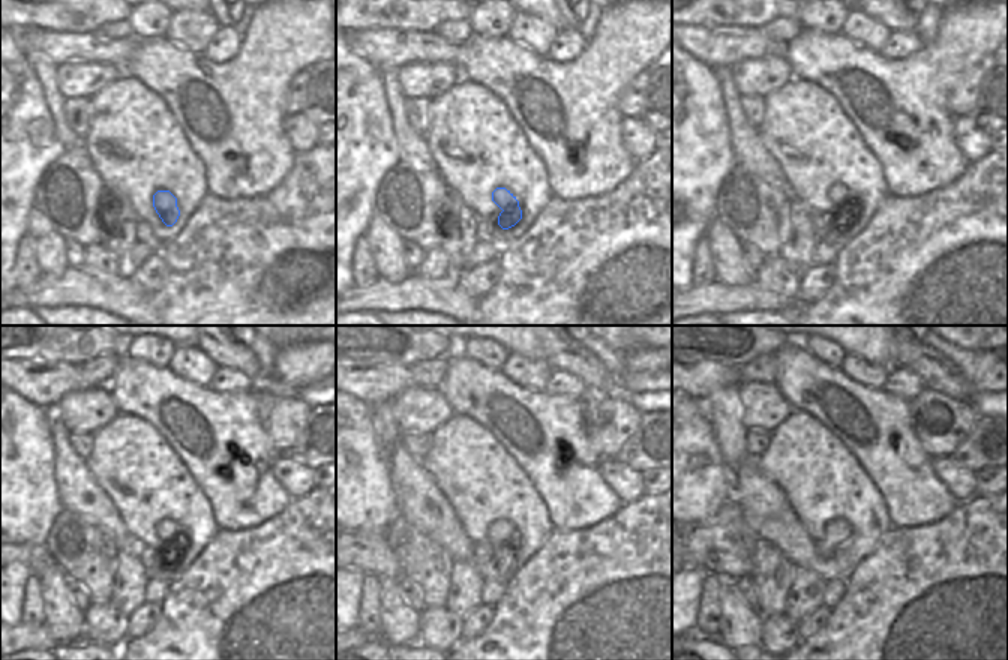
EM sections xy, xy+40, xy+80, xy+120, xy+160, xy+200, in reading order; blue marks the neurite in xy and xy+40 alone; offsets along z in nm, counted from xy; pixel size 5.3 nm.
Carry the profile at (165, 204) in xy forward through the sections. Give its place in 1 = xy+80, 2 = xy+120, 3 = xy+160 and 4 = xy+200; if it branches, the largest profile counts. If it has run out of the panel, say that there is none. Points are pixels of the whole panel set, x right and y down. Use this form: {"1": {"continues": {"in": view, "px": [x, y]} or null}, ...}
{"1": {"continues": {"in": "xy+80", "px": [848, 212]}}, "2": {"continues": {"in": "xy+120", "px": [174, 543]}}, "3": {"continues": {"in": "xy+160", "px": [501, 531]}}, "4": {"continues": {"in": "xy+200", "px": [837, 531]}}}

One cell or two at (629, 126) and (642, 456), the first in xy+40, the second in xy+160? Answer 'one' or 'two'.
two

